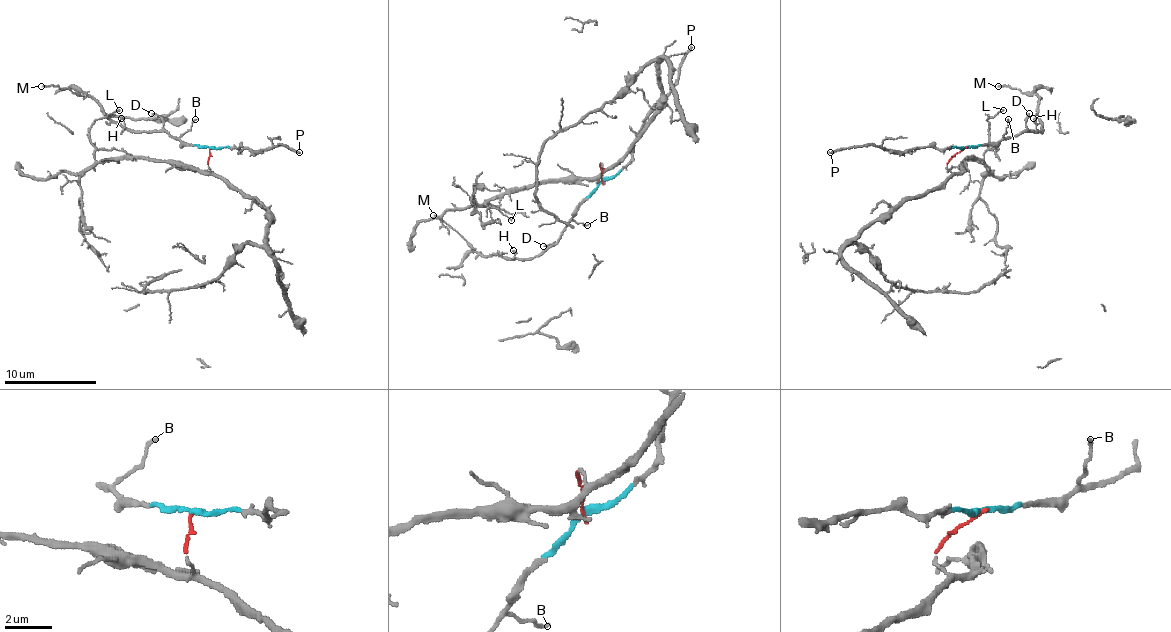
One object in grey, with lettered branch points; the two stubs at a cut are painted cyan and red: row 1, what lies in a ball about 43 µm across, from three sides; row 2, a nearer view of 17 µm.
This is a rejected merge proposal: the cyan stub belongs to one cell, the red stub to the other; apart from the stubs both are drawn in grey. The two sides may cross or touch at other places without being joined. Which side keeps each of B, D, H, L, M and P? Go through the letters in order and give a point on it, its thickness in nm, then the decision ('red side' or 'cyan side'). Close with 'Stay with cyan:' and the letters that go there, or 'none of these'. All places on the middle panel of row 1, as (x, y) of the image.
B: at (587, 225); 130 nm thick; cyan side
D: at (543, 246); 130 nm thick; cyan side
H: at (513, 250); 120 nm thick; cyan side
L: at (511, 220); 130 nm thick; red side
M: at (433, 215); 110 nm thick; cyan side
P: at (691, 47); 190 nm thick; cyan side
Stay with cyan: B, D, H, M, P

